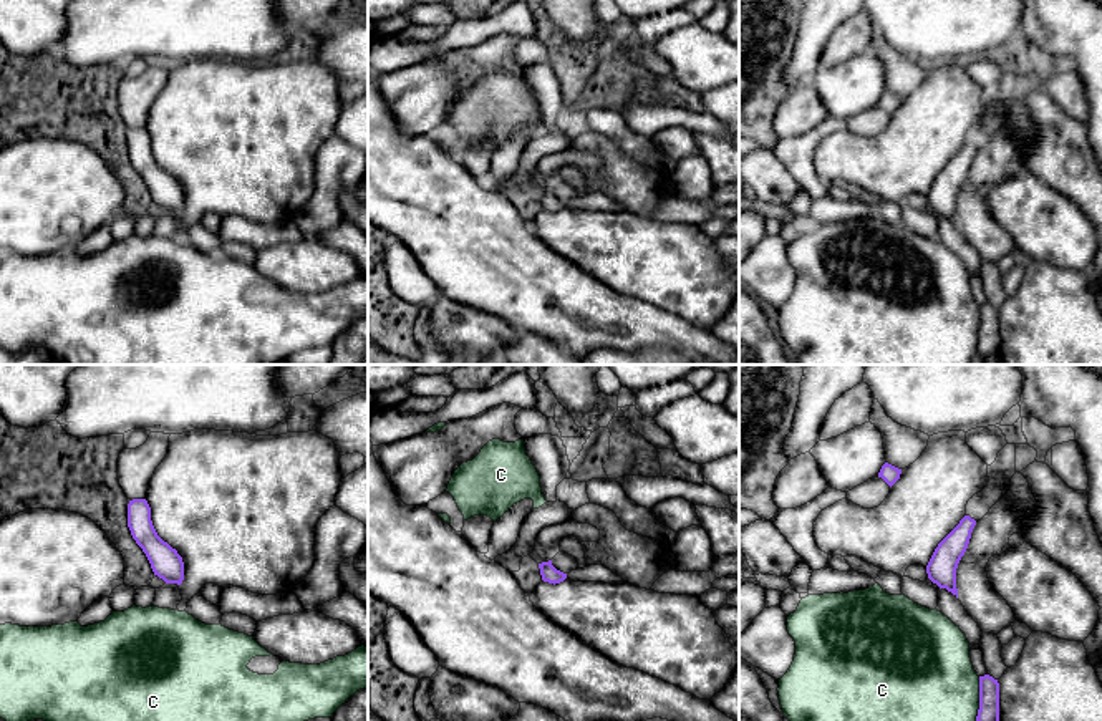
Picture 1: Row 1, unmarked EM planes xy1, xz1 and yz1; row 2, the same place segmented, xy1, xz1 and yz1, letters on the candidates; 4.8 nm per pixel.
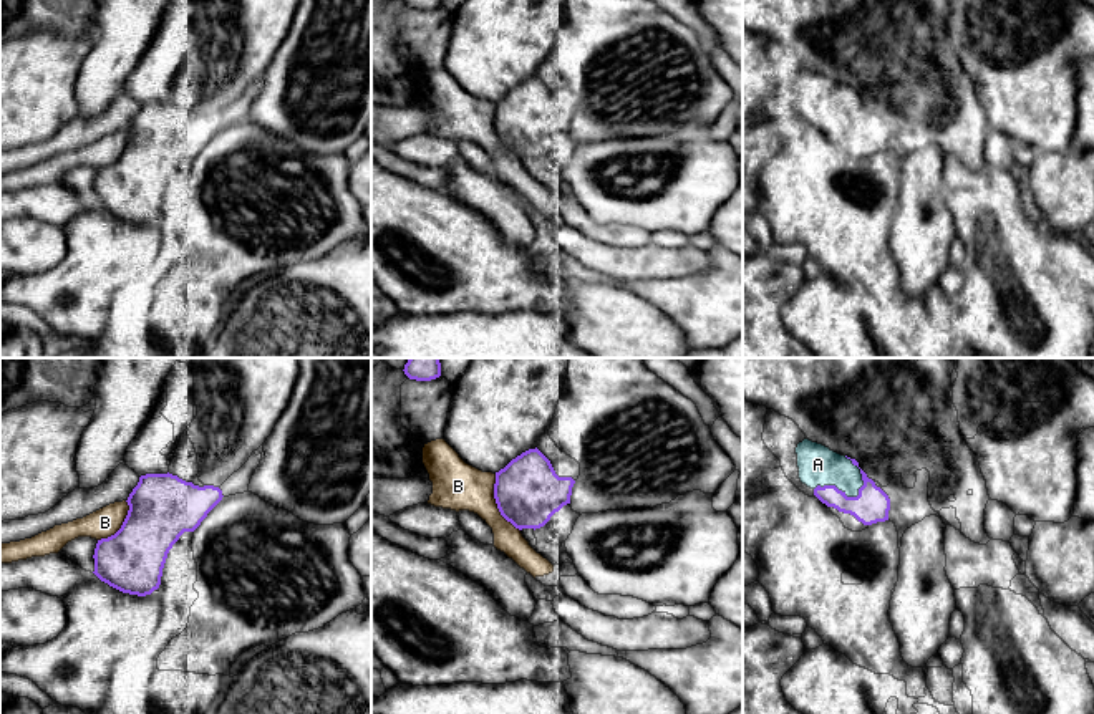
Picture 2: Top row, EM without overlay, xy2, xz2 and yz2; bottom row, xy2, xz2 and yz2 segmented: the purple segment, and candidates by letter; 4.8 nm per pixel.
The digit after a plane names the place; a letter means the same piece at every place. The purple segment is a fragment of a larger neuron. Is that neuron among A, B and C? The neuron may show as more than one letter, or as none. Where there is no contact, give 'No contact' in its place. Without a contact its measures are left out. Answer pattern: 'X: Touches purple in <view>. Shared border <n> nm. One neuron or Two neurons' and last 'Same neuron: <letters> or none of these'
A: Touches purple in yz2. Shared border 260 nm. One neuron
B: Touches purple in xz2. Shared border 300 nm. Two neurons
C: Touches purple in yz1. Shared border 220 nm. Two neurons
Same neuron: A

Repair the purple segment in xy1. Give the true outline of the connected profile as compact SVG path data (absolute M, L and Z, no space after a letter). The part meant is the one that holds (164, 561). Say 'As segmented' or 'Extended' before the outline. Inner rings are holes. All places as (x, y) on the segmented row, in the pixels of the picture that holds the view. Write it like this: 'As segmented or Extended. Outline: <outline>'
As segmented. Outline: M146 499L129 501L128 527L136 544L146 554L154 575L166 583L181 585L184 580L182 557L157 535L151 520L151 507Z

